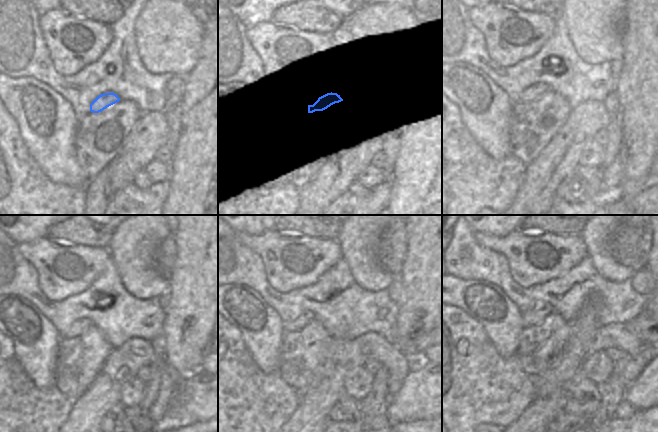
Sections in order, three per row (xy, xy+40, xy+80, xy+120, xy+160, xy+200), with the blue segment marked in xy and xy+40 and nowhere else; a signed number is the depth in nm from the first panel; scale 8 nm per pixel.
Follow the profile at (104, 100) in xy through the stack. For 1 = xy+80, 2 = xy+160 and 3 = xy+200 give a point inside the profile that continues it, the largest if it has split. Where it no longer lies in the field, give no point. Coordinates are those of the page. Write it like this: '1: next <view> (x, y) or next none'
1: next xy+80 (542, 96)
2: next xy+160 (310, 316)
3: next xy+200 (534, 316)

